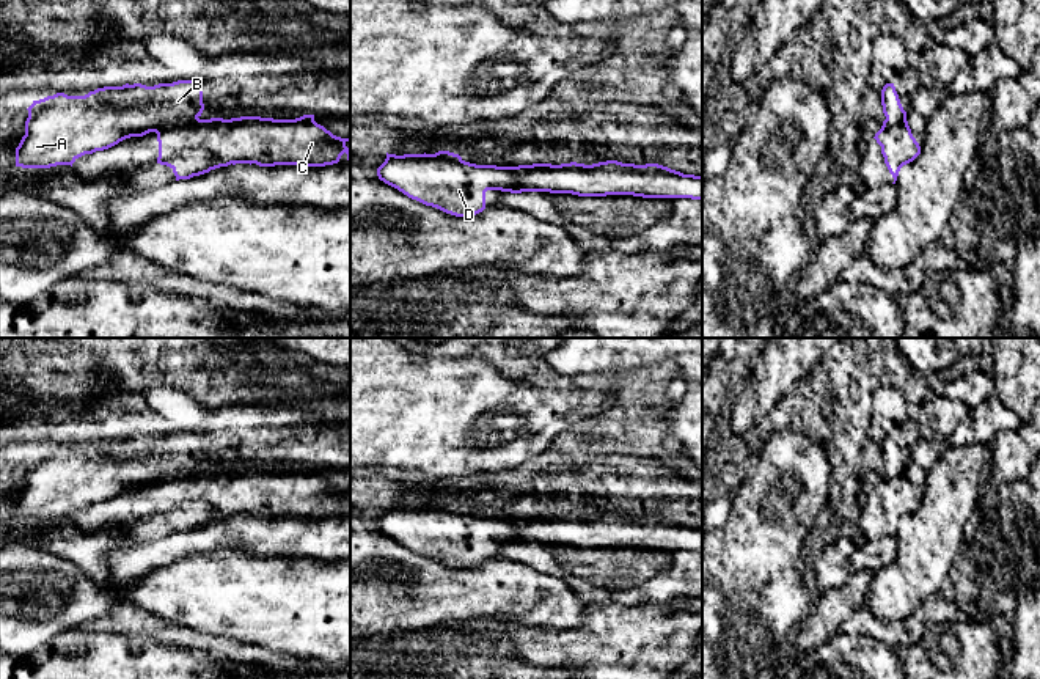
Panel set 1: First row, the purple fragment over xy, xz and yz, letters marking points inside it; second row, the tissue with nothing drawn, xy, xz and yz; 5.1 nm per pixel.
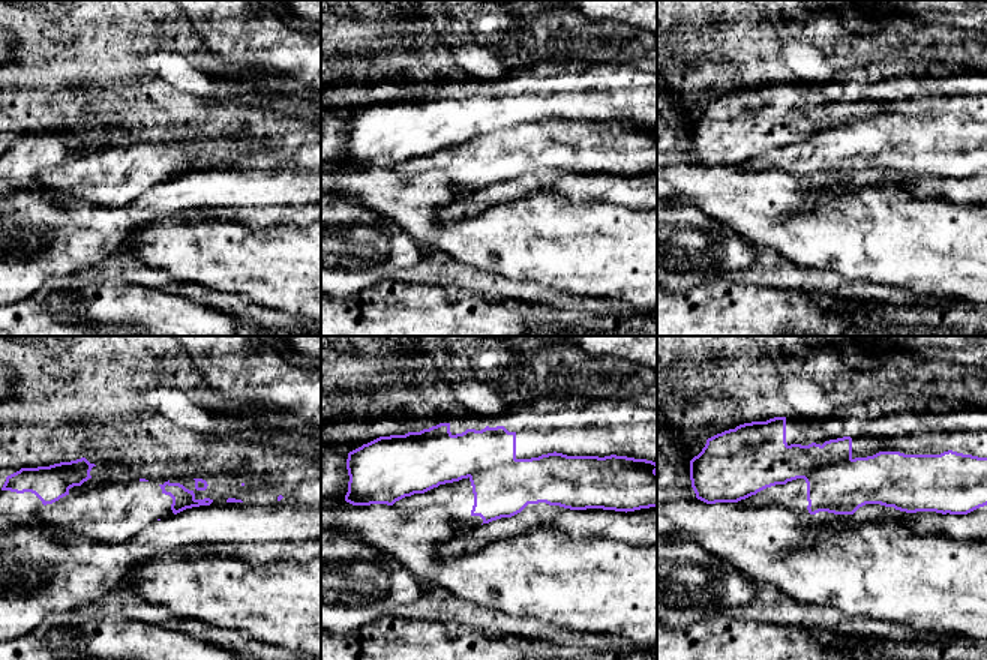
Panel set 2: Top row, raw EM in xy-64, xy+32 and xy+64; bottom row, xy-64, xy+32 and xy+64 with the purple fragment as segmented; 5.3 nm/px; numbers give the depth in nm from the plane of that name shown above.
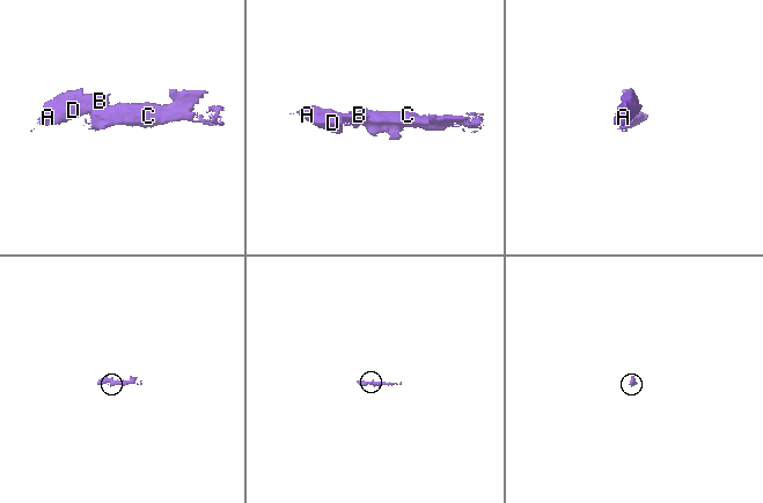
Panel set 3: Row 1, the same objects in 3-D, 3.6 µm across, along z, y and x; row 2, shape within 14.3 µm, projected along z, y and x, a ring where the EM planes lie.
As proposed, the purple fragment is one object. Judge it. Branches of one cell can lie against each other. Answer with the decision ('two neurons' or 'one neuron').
two neurons

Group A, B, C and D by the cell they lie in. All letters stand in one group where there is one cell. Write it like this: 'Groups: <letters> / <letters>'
Groups: A B D / C

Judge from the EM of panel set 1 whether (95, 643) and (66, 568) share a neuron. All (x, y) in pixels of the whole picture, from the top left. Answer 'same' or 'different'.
different

